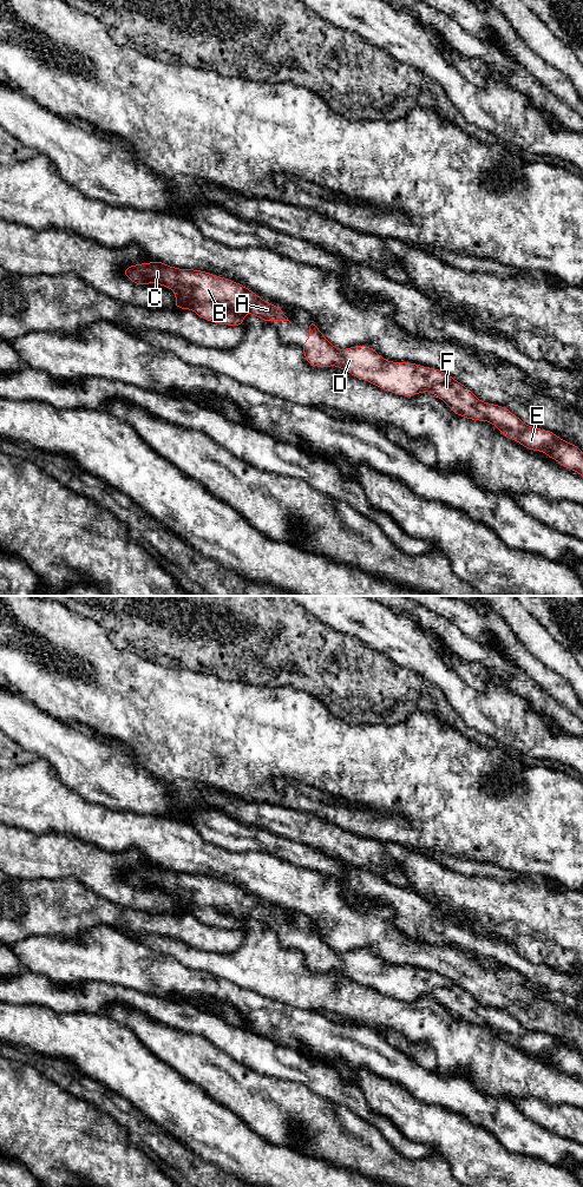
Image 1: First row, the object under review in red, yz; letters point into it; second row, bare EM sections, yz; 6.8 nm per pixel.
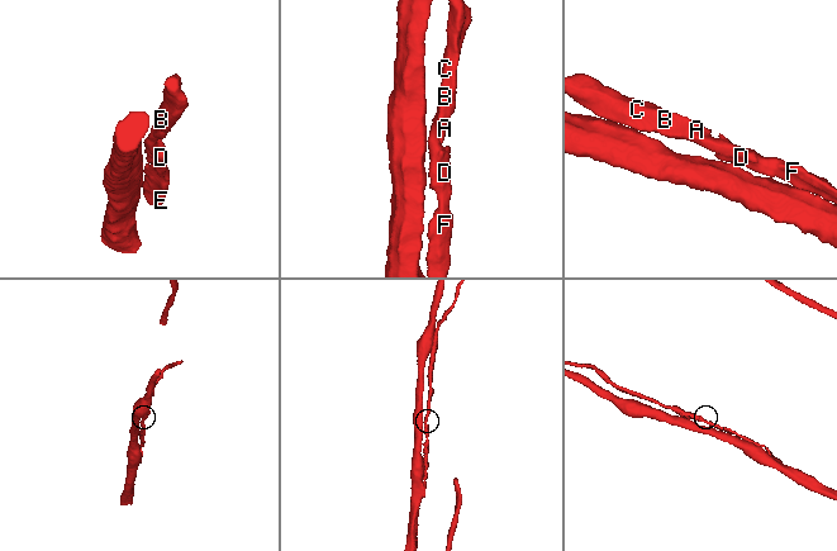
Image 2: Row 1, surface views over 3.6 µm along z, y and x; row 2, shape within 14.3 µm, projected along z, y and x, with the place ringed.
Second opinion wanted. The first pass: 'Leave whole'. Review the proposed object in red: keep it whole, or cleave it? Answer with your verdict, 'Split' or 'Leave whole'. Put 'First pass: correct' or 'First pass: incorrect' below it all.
Leave whole
First pass: correct

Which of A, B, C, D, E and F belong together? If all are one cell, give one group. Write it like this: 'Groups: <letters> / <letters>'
Groups: A B C D E F

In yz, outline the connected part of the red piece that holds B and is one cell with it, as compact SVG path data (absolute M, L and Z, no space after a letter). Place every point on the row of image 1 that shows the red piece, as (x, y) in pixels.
M159 261L151 263L140 263L125 268L124 275L138 286L149 283L162 284L172 289L176 295L175 306L181 309L191 309L199 317L227 326L242 326L245 314L254 314L266 322L289 321L280 307L266 302L258 295L236 283L232 280L216 276L203 270L179 269L170 267Z

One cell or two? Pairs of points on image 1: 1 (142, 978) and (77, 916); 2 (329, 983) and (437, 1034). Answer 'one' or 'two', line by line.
1: two
2: one

